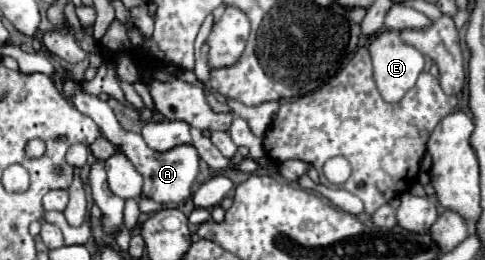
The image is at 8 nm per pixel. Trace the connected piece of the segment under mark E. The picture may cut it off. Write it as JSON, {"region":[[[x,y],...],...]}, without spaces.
{"region":[[[395,30],[381,32],[377,38],[373,38],[369,44],[369,54],[373,60],[373,78],[385,102],[399,102],[415,86],[419,74],[425,70],[425,56],[411,44],[405,44]]]}

